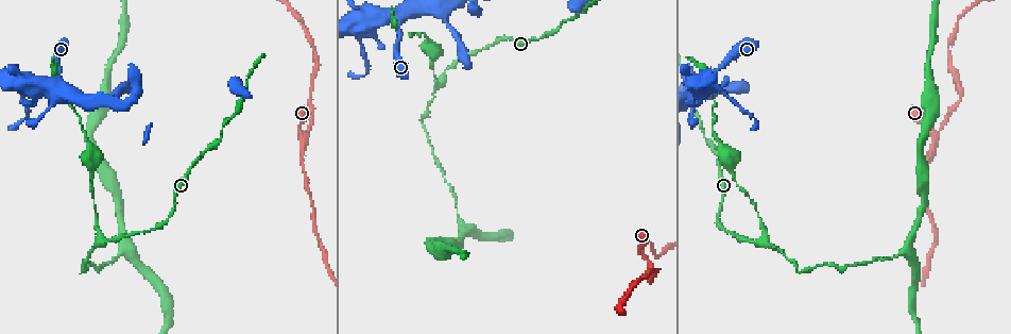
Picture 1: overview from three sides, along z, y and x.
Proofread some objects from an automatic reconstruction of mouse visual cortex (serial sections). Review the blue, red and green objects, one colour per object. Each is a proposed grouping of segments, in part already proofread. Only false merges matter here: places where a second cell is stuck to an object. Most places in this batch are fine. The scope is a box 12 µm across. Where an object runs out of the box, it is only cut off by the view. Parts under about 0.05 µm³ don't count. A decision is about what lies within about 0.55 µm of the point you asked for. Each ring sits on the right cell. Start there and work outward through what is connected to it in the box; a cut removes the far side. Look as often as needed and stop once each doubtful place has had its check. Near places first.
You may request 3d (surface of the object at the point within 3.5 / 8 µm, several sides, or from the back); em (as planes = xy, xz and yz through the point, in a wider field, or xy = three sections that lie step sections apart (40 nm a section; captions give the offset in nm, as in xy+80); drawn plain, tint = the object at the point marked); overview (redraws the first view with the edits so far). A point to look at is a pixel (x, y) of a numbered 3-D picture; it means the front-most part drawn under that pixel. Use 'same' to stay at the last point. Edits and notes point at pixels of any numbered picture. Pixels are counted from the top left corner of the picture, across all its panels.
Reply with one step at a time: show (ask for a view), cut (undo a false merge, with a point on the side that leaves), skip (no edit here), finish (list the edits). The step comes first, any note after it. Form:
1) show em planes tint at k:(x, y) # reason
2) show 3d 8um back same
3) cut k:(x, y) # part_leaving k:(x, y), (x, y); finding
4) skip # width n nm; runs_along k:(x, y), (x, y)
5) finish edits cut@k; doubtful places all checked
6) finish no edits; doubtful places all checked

show 3d 8um at 1:(760, 240) # calibre changes

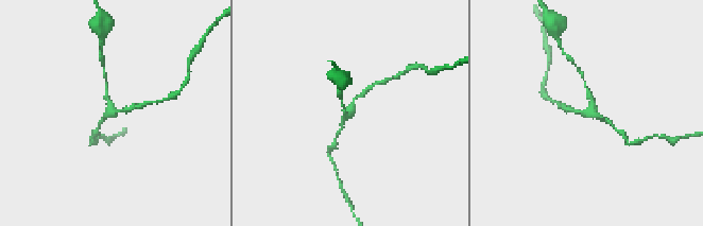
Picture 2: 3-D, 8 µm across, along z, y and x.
show 3d 3.5um at 2:(112, 113)

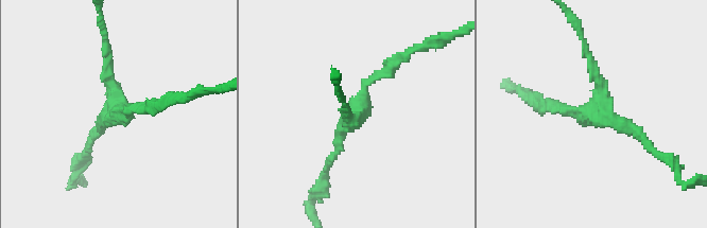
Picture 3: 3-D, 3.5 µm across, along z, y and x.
show em xy step 3 tint at 3:(592, 113) # shape alone is not enough

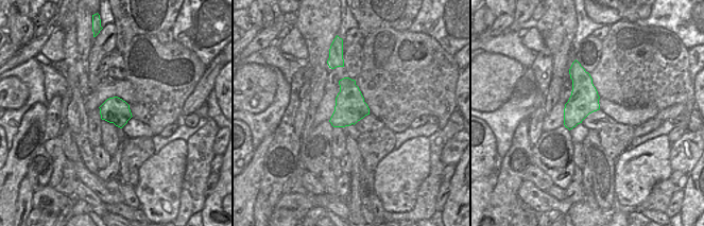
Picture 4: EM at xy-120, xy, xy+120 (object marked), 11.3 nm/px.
skip # width 340 nm; runs_along 3:(399, 58), (363, 85), (327, 163); all the same cell

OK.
show em planes tint at 1:(422, 120) # sharp bend

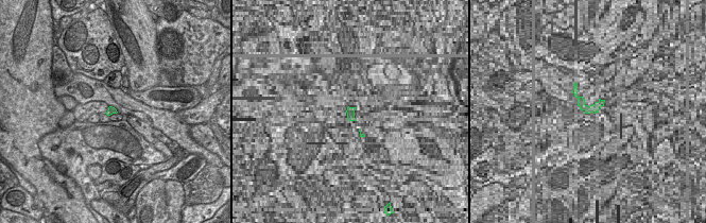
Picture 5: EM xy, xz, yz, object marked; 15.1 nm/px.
show 3d 3.5um back same # see where the arms go

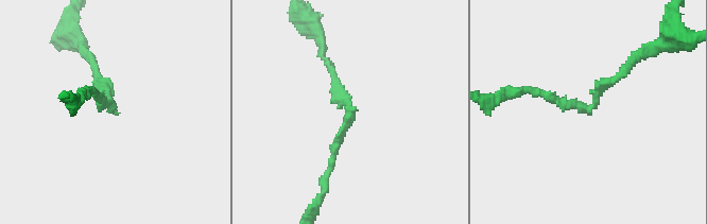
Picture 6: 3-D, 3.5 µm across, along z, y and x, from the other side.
skip # runs_along 6:(631, 63), (589, 108), (528, 89); continuous, no second cell

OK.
show 3d 3.5um at 1:(756, 208)

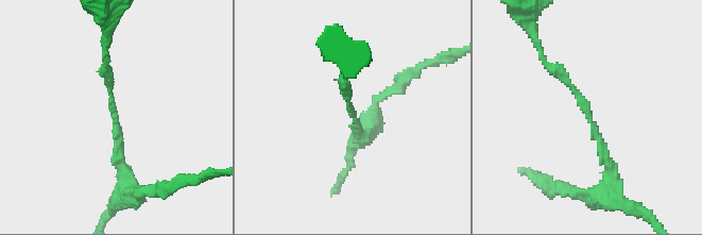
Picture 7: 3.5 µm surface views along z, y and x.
show em xy step 5 tint at 7:(588, 118) # arm_widths 150, 200 nm; shape alone is not enough

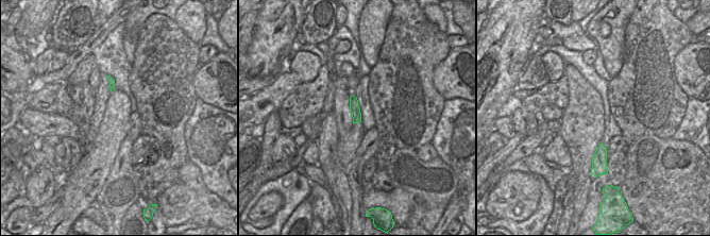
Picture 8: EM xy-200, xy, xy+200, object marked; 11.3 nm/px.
skip # continuous, no second cell

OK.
show 3d 8um at 1:(717, 138) # thick turns thin

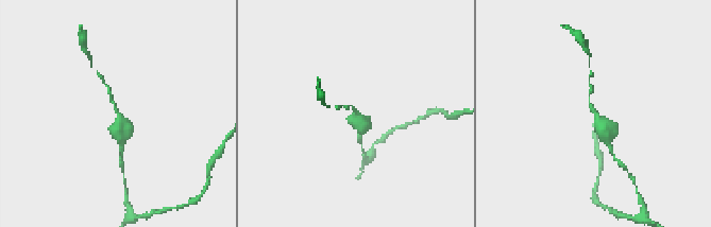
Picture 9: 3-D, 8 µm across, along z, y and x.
show em xy step 1 tint at 9:(114, 107) # arm_widths 100, 450 nm

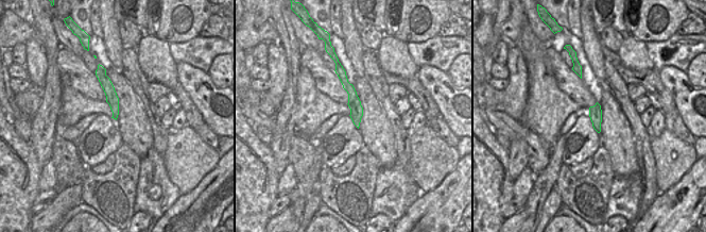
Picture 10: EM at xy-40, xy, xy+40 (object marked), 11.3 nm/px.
skip # runs_along 10:(343, 73), (351, 92), (357, 122); continuous, no second cell

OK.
show 3d 3.5um back at 1:(934, 133) # three arms meet

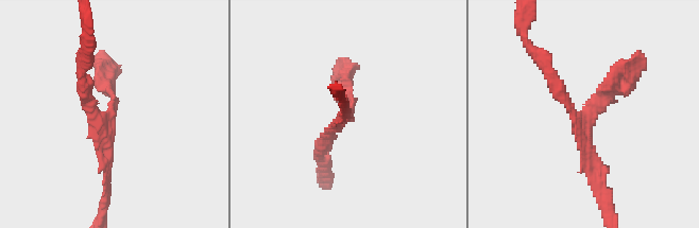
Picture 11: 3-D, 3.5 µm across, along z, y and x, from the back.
show em xy step 3 tint at 11:(582, 116) # arms 3; arm_widths 200, 200, 200 nm

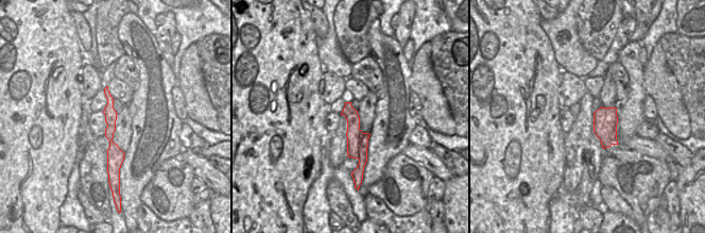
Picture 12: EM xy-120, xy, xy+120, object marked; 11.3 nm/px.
skip # runs_along 11:(346, 74), (350, 115), (317, 153); one cell here

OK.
finish no edits; doubtful places all checked

